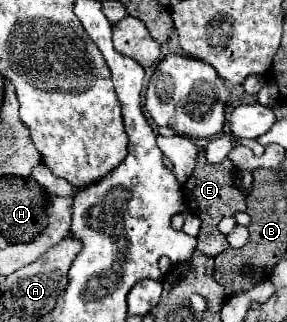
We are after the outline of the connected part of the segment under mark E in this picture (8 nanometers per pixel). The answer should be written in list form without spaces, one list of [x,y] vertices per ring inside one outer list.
[[[200,148],[196,168],[194,168],[192,176],[186,180],[186,184],[182,186],[186,206],[202,220],[202,228],[198,234],[198,252],[202,252],[206,256],[216,256],[230,246],[226,236],[218,230],[218,222],[224,216],[234,216],[236,212],[246,210],[246,194],[236,186],[236,174],[238,174],[238,170],[232,160],[226,158],[216,166],[208,164],[208,160],[204,160],[204,148]]]

